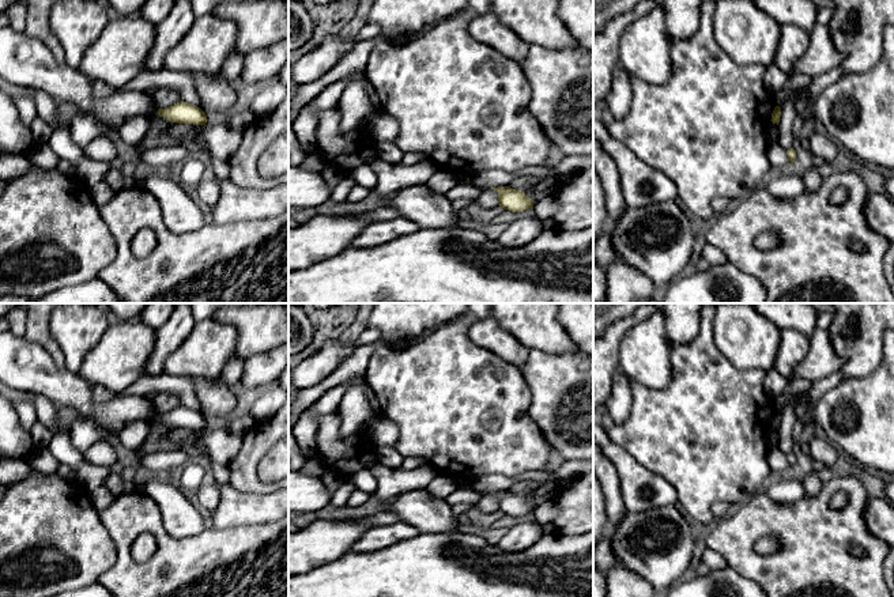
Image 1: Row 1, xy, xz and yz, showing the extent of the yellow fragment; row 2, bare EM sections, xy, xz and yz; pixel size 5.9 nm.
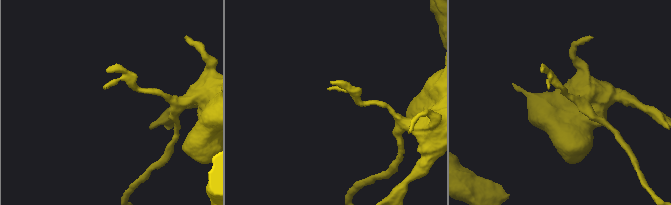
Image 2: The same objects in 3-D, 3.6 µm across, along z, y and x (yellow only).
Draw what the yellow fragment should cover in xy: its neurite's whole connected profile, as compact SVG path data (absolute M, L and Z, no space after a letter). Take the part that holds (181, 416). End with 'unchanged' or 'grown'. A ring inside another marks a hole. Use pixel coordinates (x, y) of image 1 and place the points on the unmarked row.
M180 405L166 413L158 413L158 419L171 427L205 430L207 419L197 411Z; unchanged

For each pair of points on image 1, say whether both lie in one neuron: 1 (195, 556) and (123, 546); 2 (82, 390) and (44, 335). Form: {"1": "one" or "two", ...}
{"1": "one", "2": "two"}

